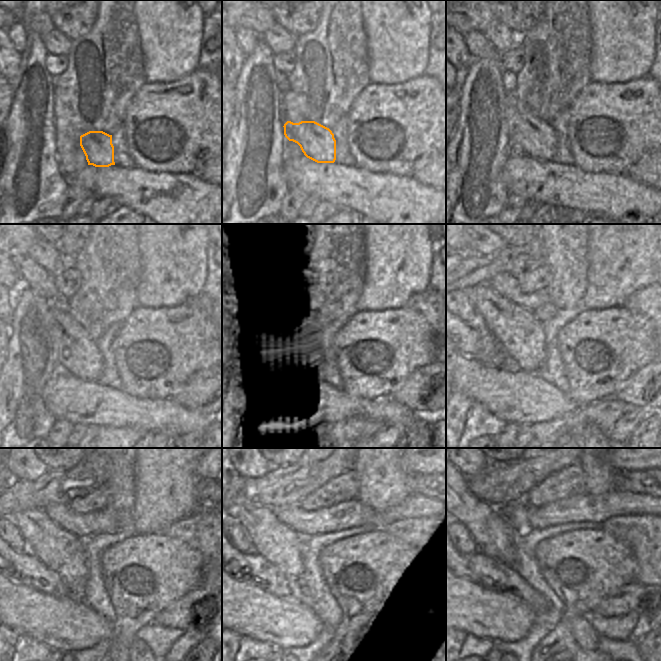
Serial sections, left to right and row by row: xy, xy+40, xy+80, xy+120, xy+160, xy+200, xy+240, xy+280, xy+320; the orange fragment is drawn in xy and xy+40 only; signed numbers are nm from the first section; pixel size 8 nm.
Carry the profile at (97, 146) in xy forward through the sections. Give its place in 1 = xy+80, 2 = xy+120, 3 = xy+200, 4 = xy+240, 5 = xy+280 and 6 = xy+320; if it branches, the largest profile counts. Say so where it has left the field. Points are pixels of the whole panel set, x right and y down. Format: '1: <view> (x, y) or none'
1: xy+80 (530, 135)
2: xy+120 (76, 351)
3: xy+200 (516, 329)
4: xy+240 (60, 550)
5: xy+280 (277, 543)
6: xy+320 (495, 537)

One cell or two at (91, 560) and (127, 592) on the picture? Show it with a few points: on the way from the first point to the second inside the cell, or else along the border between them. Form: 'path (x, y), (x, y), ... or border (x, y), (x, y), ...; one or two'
border (110, 547), (100, 560), (107, 592); two

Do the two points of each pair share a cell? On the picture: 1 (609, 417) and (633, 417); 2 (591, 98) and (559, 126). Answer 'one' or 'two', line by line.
1: two
2: two

